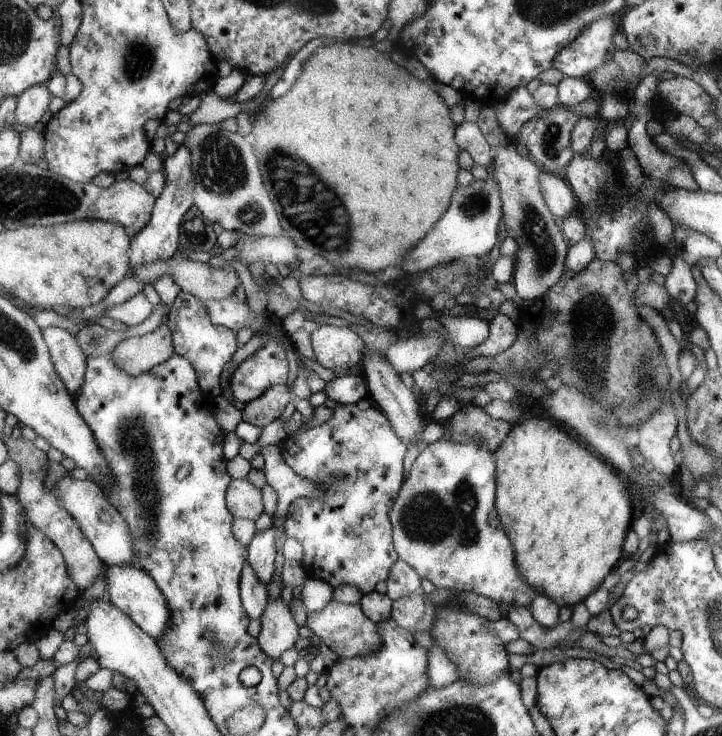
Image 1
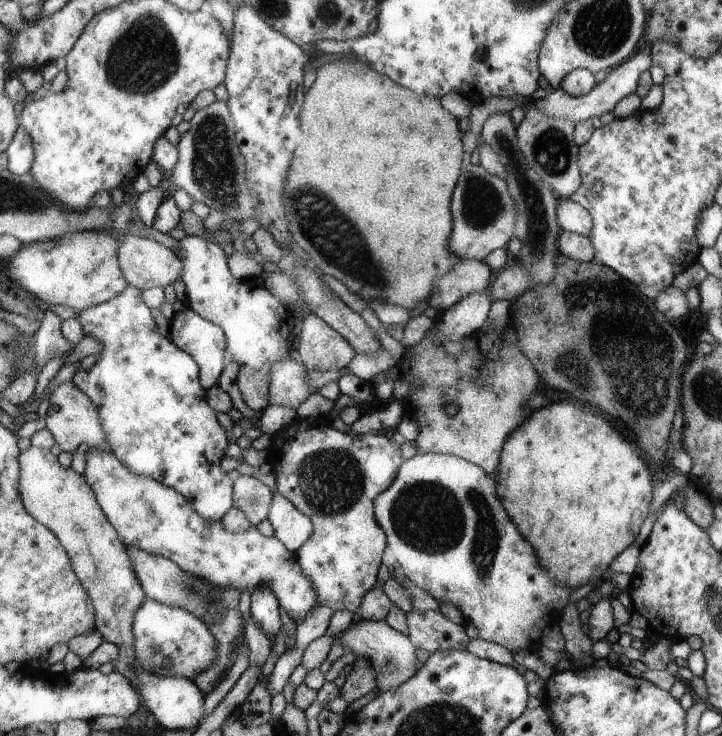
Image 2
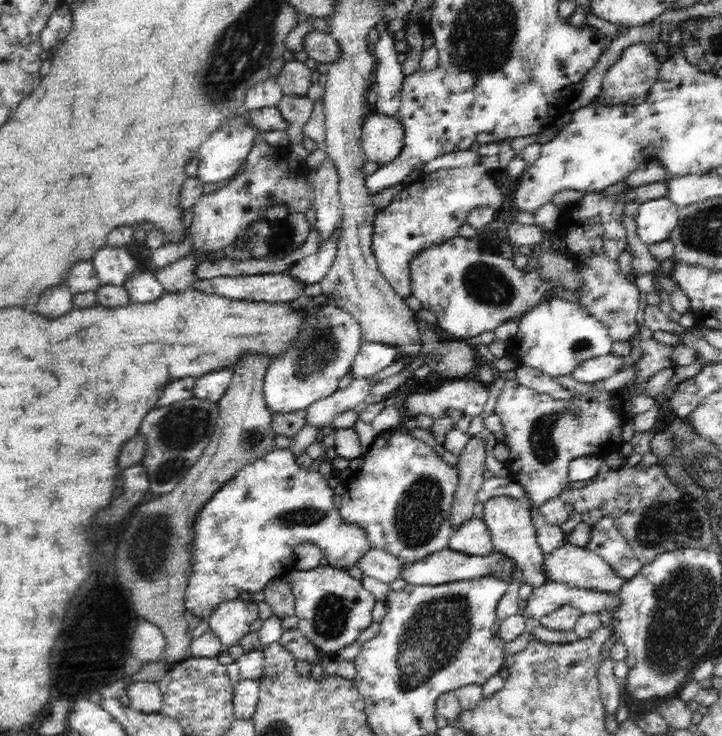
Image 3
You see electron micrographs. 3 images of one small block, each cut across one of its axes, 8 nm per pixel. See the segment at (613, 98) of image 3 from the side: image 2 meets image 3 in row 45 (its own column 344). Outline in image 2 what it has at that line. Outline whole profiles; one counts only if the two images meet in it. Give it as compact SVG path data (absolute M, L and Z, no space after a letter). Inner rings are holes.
M352 620L348 630L340 636L334 638L338 640L347 652L356 654L357 658L363 657L371 662L375 672L375 681L380 692L398 688L400 684L406 682L416 674L420 667L420 662L416 657L416 648L407 635L394 630L385 620Z

